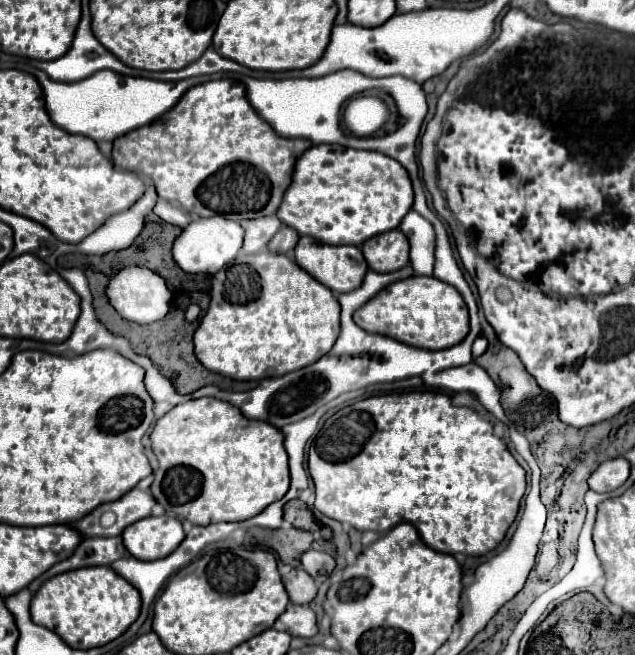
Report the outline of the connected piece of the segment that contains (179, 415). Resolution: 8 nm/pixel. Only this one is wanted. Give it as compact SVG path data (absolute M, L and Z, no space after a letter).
M202 397L176 405L172 411L158 419L150 441L152 451L160 461L160 469L154 473L154 483L150 487L154 499L164 505L168 515L184 517L194 525L250 519L270 503L282 499L288 491L290 471L282 431L270 427L270 423L242 419L242 413L226 401Z

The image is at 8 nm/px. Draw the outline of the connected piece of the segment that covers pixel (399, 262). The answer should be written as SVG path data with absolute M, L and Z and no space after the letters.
M392 229L364 241L362 253L372 271L392 273L408 265L408 239L402 231Z

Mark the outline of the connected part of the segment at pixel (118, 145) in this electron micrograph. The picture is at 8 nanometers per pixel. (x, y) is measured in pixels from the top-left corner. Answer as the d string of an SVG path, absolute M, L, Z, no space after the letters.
M218 79L190 87L190 91L186 91L186 95L182 95L182 99L170 111L166 111L166 115L146 127L118 137L114 141L112 161L120 169L150 177L154 181L156 193L162 199L170 203L178 201L188 213L196 213L200 217L224 215L226 219L240 223L244 219L276 215L284 191L290 185L294 163L310 145L312 143L308 139L280 137L252 109L246 99L246 89L240 81Z

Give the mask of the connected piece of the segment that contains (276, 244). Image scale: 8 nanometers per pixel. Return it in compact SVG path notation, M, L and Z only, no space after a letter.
M282 225L280 231L278 231L278 235L274 235L274 239L270 239L268 251L270 253L282 253L282 255L286 255L286 253L290 253L296 247L298 239L300 239L300 235L294 229Z

